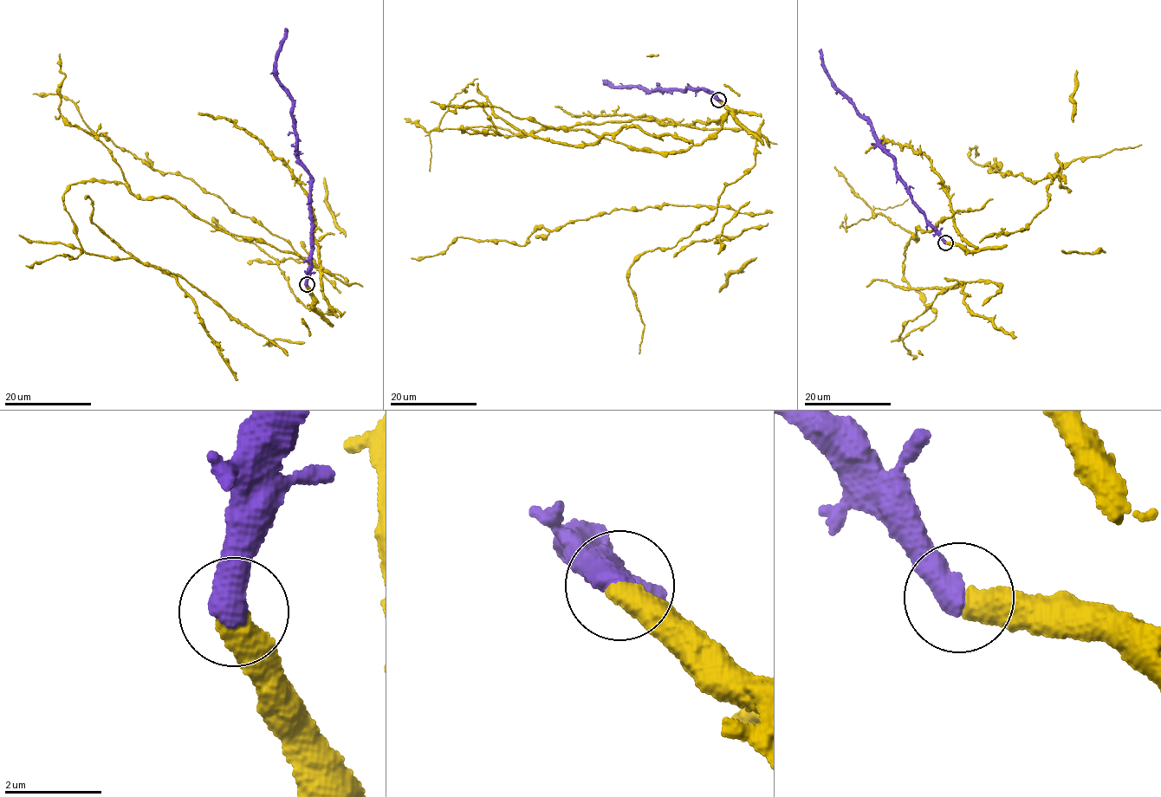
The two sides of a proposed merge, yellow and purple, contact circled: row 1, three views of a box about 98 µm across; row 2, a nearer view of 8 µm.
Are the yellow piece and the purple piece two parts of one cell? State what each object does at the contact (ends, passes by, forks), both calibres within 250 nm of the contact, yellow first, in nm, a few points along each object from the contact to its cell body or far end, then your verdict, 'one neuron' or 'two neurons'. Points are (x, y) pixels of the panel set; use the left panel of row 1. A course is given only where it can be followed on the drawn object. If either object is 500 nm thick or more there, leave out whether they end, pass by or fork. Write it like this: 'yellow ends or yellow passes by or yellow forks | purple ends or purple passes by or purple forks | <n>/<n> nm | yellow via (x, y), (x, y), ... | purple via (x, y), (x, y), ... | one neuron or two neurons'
550/550 nm | yellow via (307, 284), (322, 299), (321, 265), (100, 179), (64, 194), (74, 258), (178, 275), (120, 249), (85, 198) | purple via (307, 284), (313, 248), (311, 179), (297, 148), (289, 94), (275, 68), (284, 28) | one neuron

